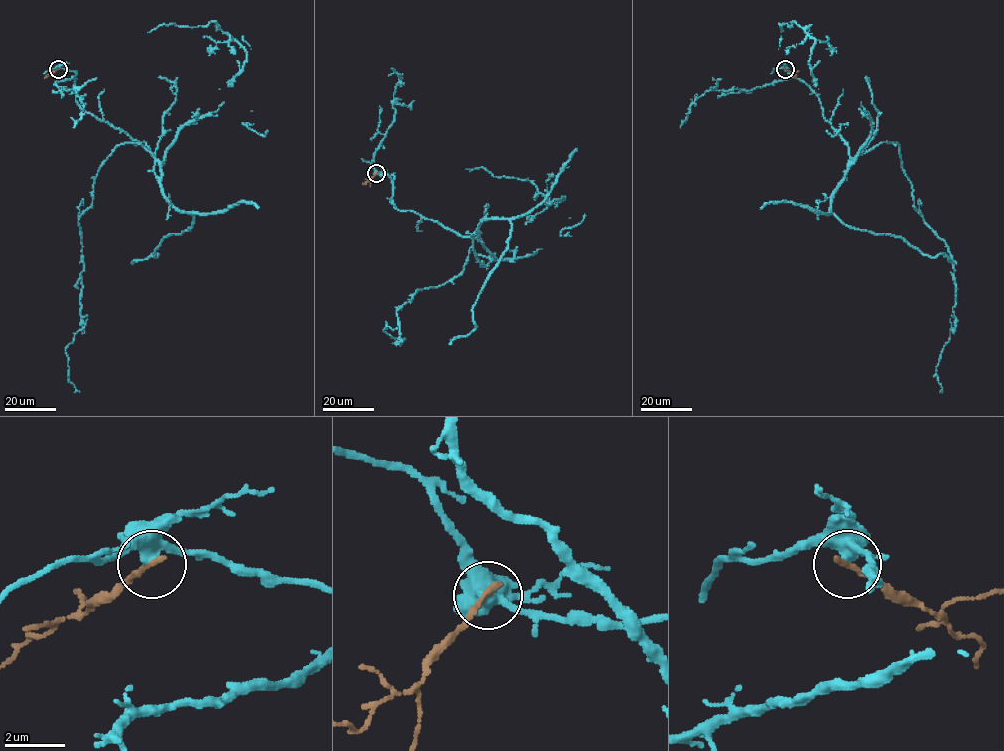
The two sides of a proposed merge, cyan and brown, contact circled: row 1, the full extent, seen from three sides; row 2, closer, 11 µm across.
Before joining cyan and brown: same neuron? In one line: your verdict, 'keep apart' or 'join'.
keep apart

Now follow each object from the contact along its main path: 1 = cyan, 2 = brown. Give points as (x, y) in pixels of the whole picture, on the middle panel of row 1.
1: (376, 173), (394, 176), (394, 208), (472, 239), (462, 272), (396, 312), (399, 344), (383, 330), (398, 328)
2: (376, 173), (365, 184), (362, 183)

